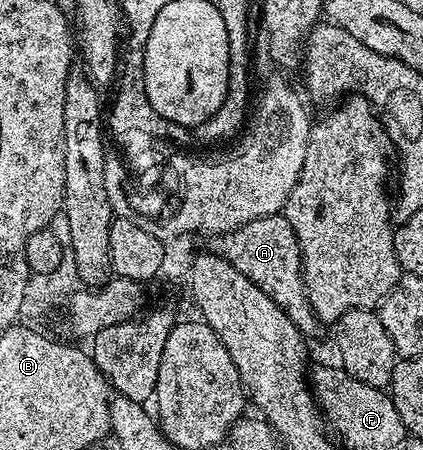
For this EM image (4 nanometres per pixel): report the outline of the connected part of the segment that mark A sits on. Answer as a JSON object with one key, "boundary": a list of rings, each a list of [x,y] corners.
{"boundary":[[[282,213],[269,217],[257,217],[237,229],[218,236],[218,254],[227,260],[237,273],[245,273],[265,297],[269,297],[286,315],[299,332],[305,337],[312,337],[321,330],[319,318],[307,300],[303,284],[303,258],[299,252],[299,242],[293,233],[293,225]]]}

